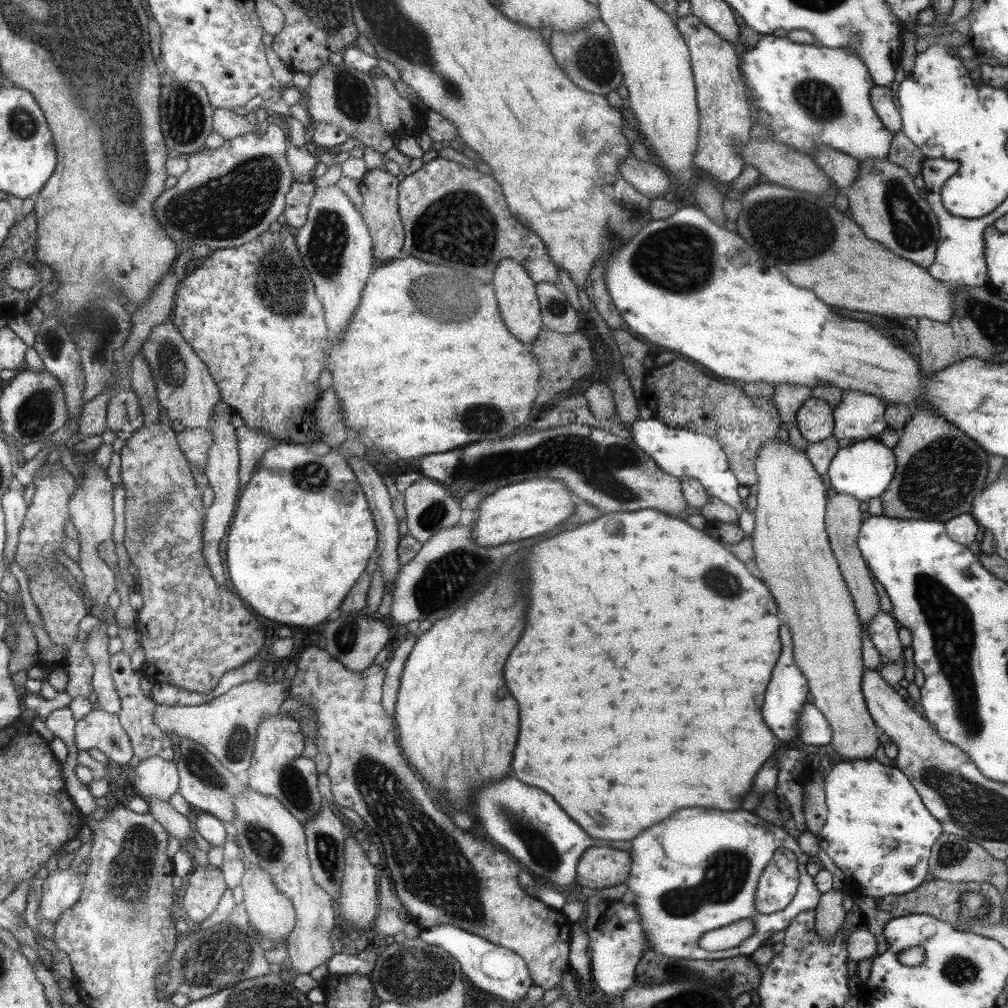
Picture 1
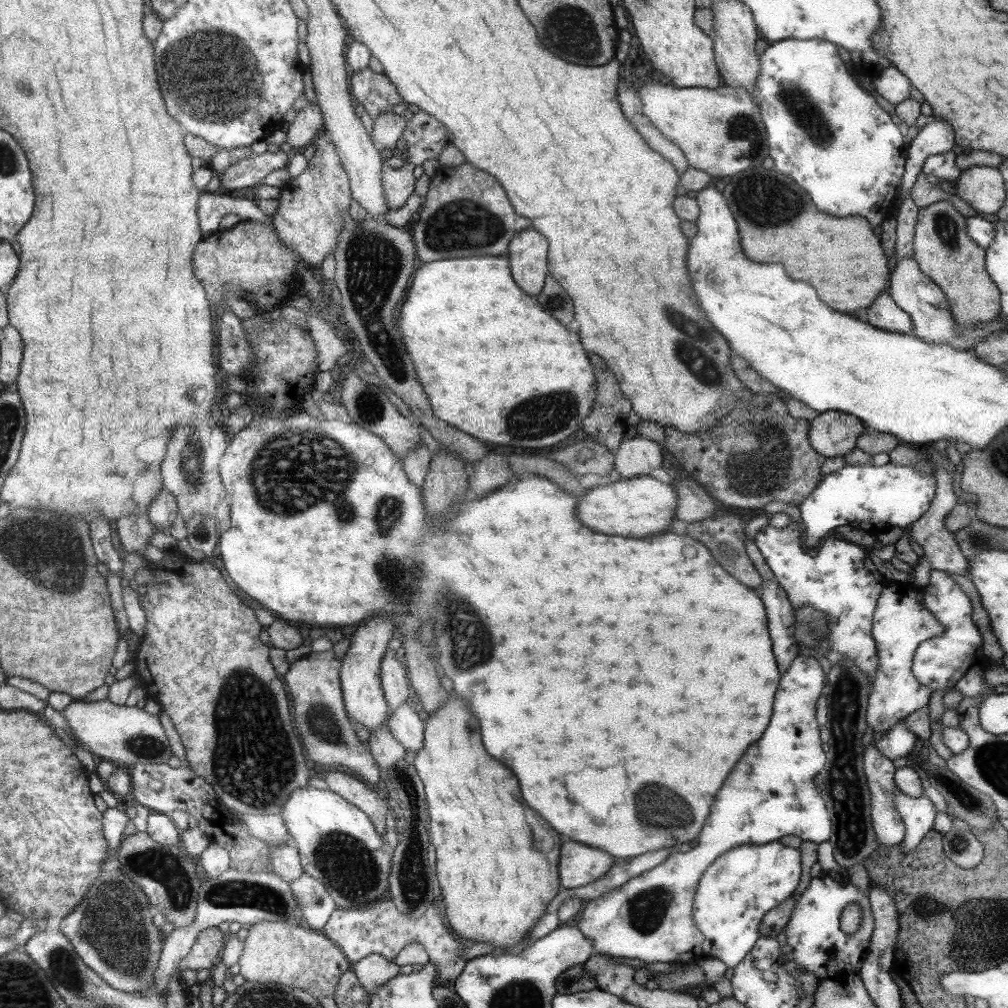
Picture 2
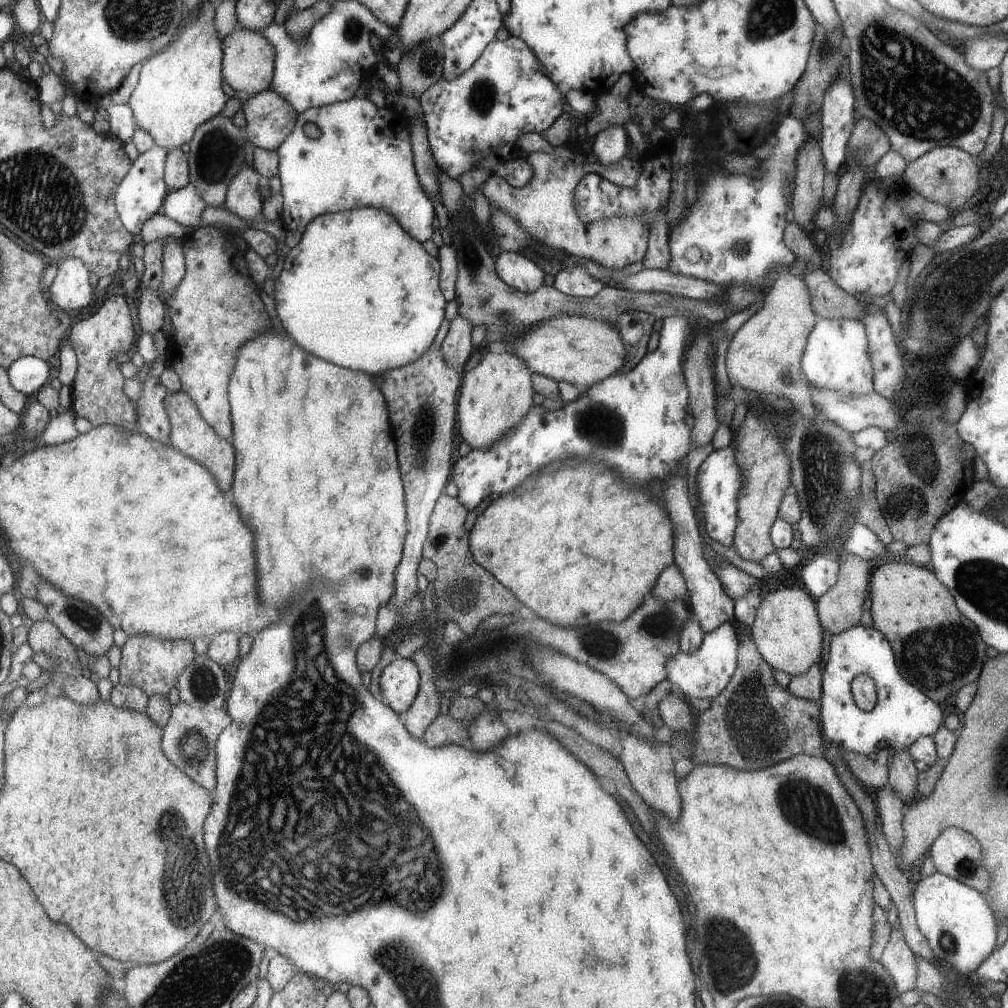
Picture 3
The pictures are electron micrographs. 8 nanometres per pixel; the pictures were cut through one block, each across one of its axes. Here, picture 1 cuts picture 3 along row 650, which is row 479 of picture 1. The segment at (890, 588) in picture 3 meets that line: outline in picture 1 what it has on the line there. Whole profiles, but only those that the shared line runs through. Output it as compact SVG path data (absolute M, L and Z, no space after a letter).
M923 403L916 405L916 413L898 433L898 442L892 448L895 473L885 492L879 496L882 514L944 523L969 512L987 478L987 454L959 429L922 406Z

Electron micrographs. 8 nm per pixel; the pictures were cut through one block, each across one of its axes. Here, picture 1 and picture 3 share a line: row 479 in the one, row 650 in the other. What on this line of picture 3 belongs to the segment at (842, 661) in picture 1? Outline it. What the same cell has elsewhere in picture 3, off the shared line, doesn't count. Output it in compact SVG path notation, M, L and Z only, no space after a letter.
M779 584L761 596L749 629L756 649L773 670L785 672L793 678L805 674L815 664L821 648L821 626L817 614L809 594L796 585Z

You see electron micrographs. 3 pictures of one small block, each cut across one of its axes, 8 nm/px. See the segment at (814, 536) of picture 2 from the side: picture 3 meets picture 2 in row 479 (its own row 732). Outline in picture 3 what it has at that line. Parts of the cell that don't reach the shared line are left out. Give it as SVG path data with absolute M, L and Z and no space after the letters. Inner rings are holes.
M857 623L839 634L831 635L827 662L825 662L825 669L821 676L822 693L817 701L819 703L819 730L827 743L831 742L835 748L841 748L844 753L855 752L855 754L867 755L881 750L887 753L908 750L909 746L915 740L919 740L921 736L933 736L943 723L943 712L938 704L929 700L923 692L901 678L893 652L891 652L891 646L883 638L883 634L879 634L873 627L865 628ZM857 674L865 674L875 682L876 703L873 710L869 712L863 712L857 708L850 692L850 681Z

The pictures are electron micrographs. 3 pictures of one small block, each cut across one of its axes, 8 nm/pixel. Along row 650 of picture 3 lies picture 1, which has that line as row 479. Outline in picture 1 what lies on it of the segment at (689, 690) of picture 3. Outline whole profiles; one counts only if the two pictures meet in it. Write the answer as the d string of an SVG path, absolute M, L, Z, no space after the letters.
M652 417L638 418L632 422L631 427L631 439L653 459L663 472L678 479L682 476L688 476L699 481L708 496L718 498L736 510L741 530L745 535L751 536L754 527L754 515L747 511L744 500L741 500L738 495L737 489L740 484L730 471L727 456L725 456L721 445L714 438L703 433L668 427Z

